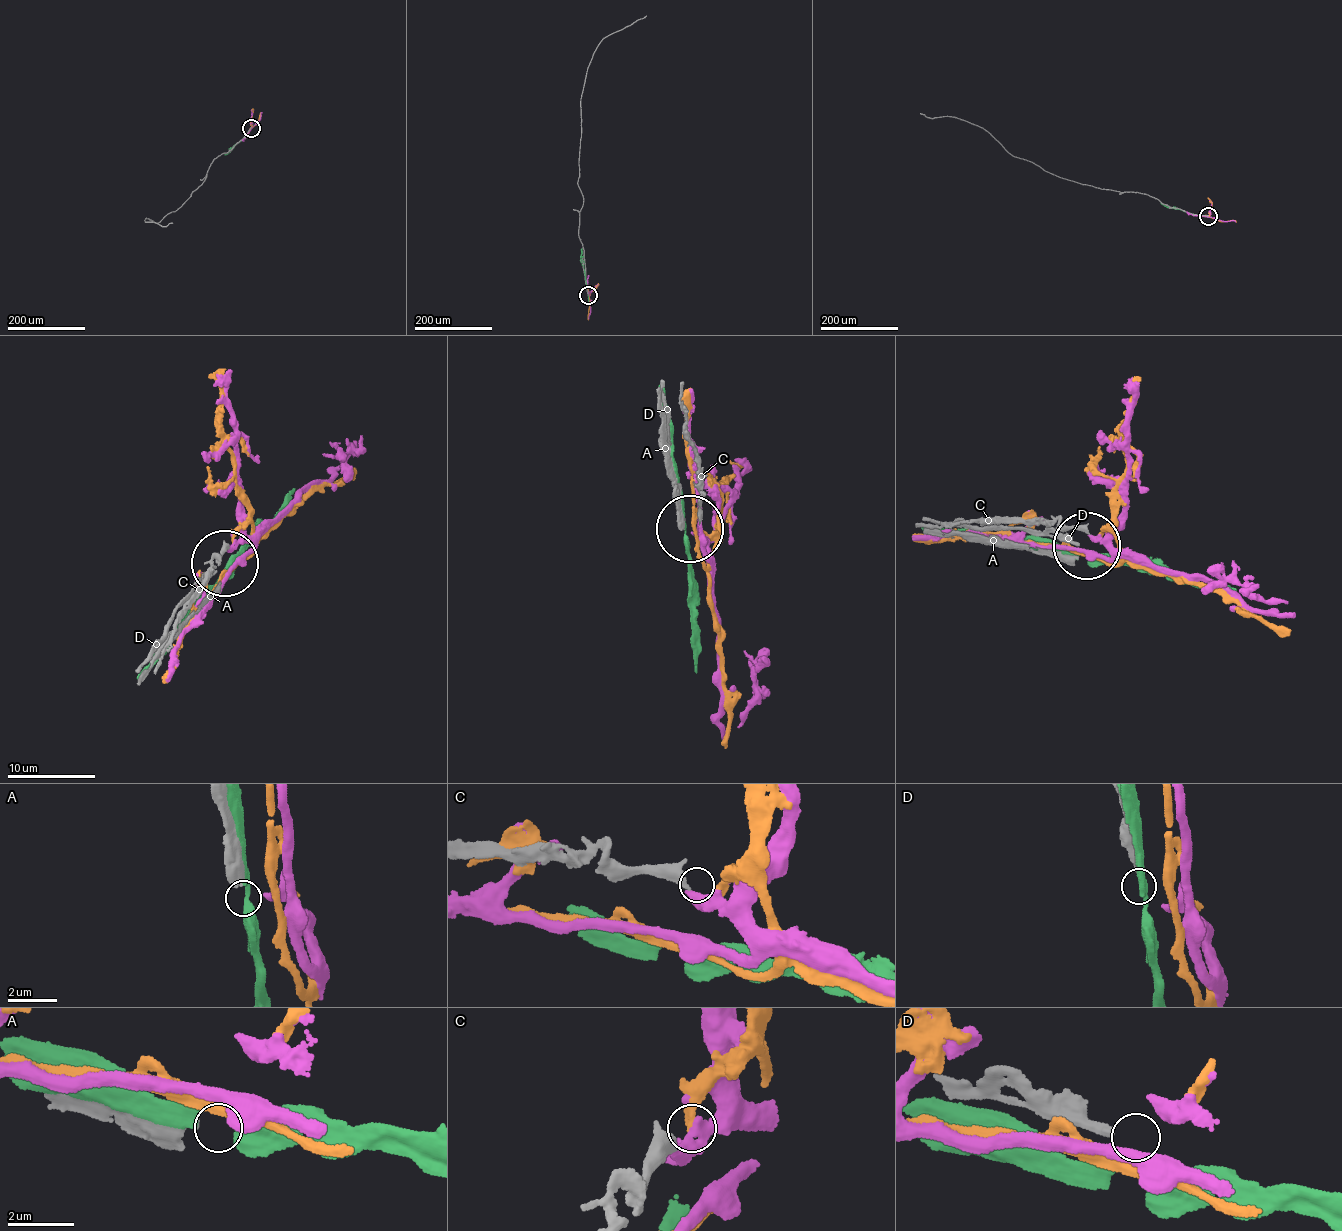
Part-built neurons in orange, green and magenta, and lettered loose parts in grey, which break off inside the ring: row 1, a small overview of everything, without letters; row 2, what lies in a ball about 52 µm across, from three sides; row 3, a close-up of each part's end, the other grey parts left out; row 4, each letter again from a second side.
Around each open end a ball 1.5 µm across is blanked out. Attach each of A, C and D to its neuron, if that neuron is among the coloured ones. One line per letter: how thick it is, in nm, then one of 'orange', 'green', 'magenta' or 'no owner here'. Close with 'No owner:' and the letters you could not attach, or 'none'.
A: 320 nm | no owner here
C: 480 nm | no owner here
D: 300 nm | no owner here
No owner: A, C, D

